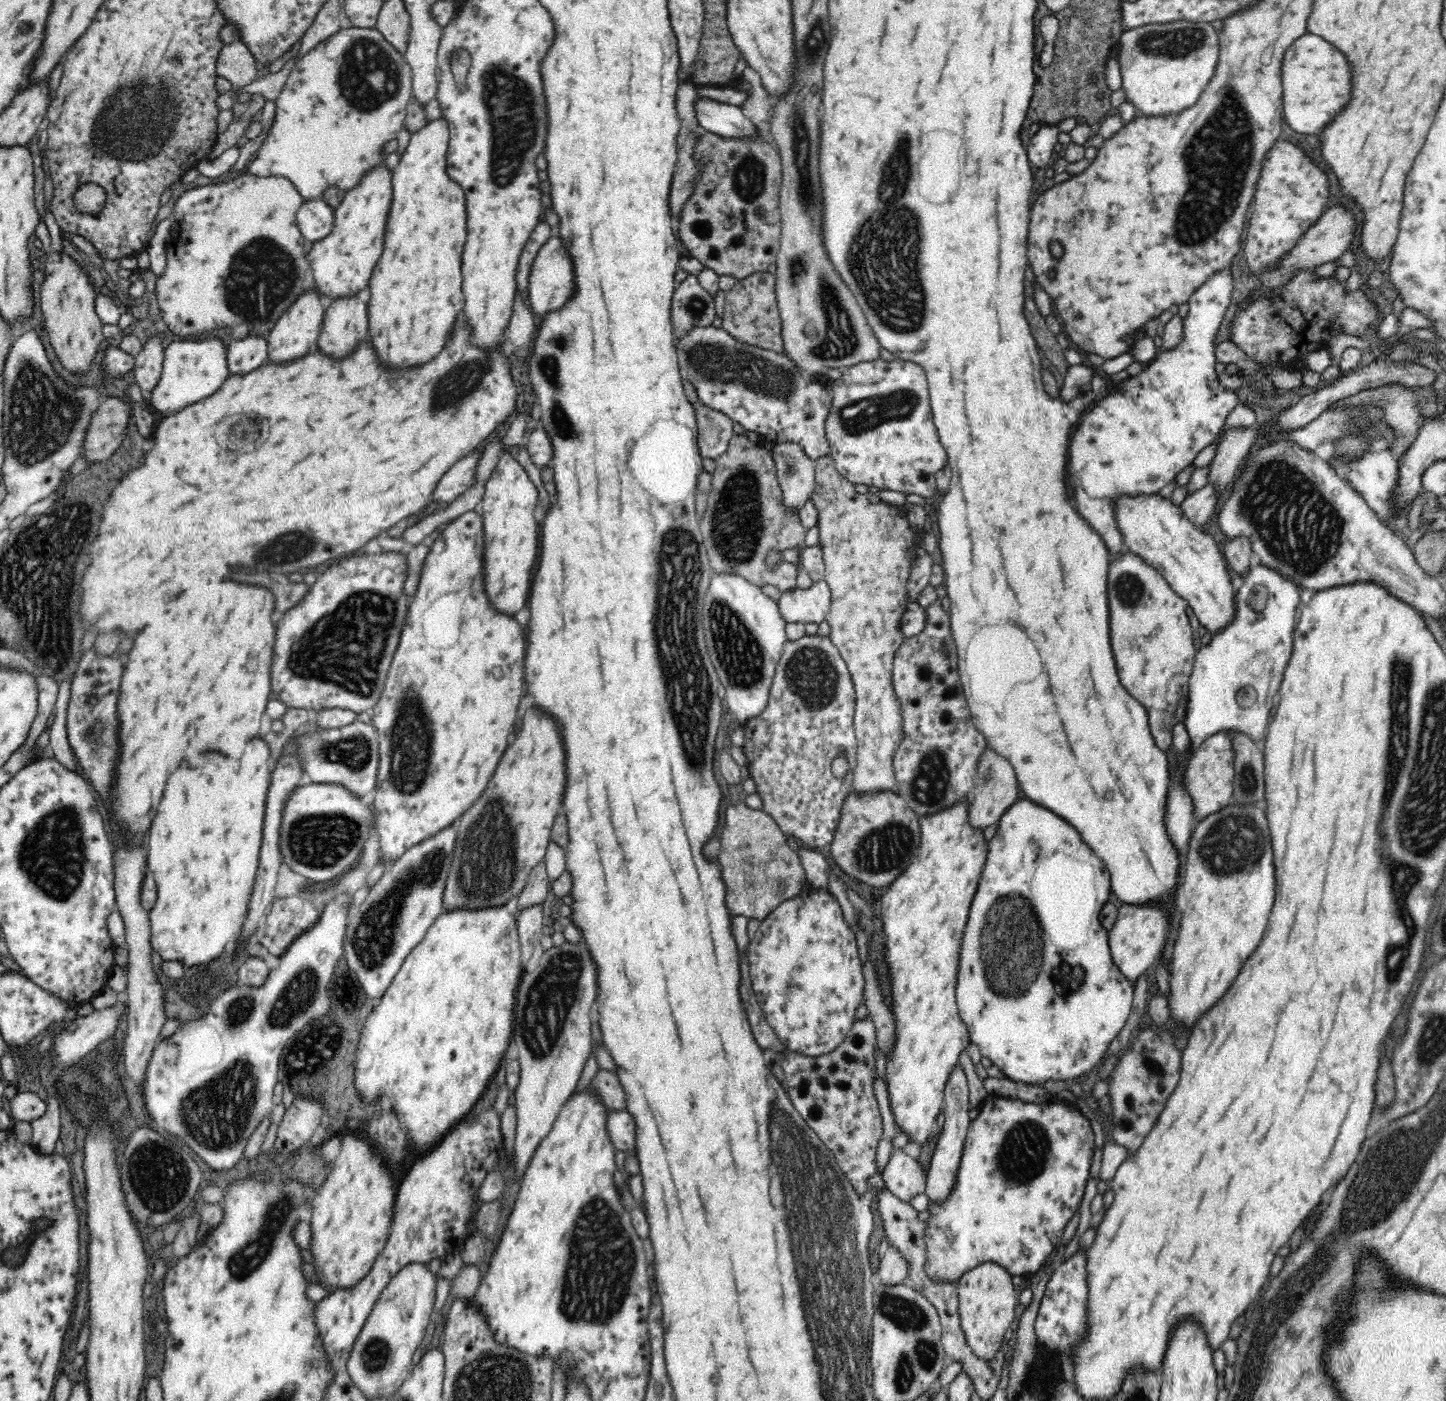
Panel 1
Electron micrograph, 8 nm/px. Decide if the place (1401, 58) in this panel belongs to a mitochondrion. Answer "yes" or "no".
no

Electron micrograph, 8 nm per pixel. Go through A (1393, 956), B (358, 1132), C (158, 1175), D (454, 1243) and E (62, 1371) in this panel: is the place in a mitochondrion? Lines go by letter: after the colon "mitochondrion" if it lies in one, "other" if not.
A: mitochondrion
B: other
C: mitochondrion
D: other
E: other

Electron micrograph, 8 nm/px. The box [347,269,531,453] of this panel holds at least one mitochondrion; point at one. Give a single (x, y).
(460, 382)

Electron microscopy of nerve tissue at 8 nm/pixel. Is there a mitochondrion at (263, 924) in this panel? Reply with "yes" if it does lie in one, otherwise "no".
no

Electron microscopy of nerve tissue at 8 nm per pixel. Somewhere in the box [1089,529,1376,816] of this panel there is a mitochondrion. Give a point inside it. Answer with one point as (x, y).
(1129, 588)

